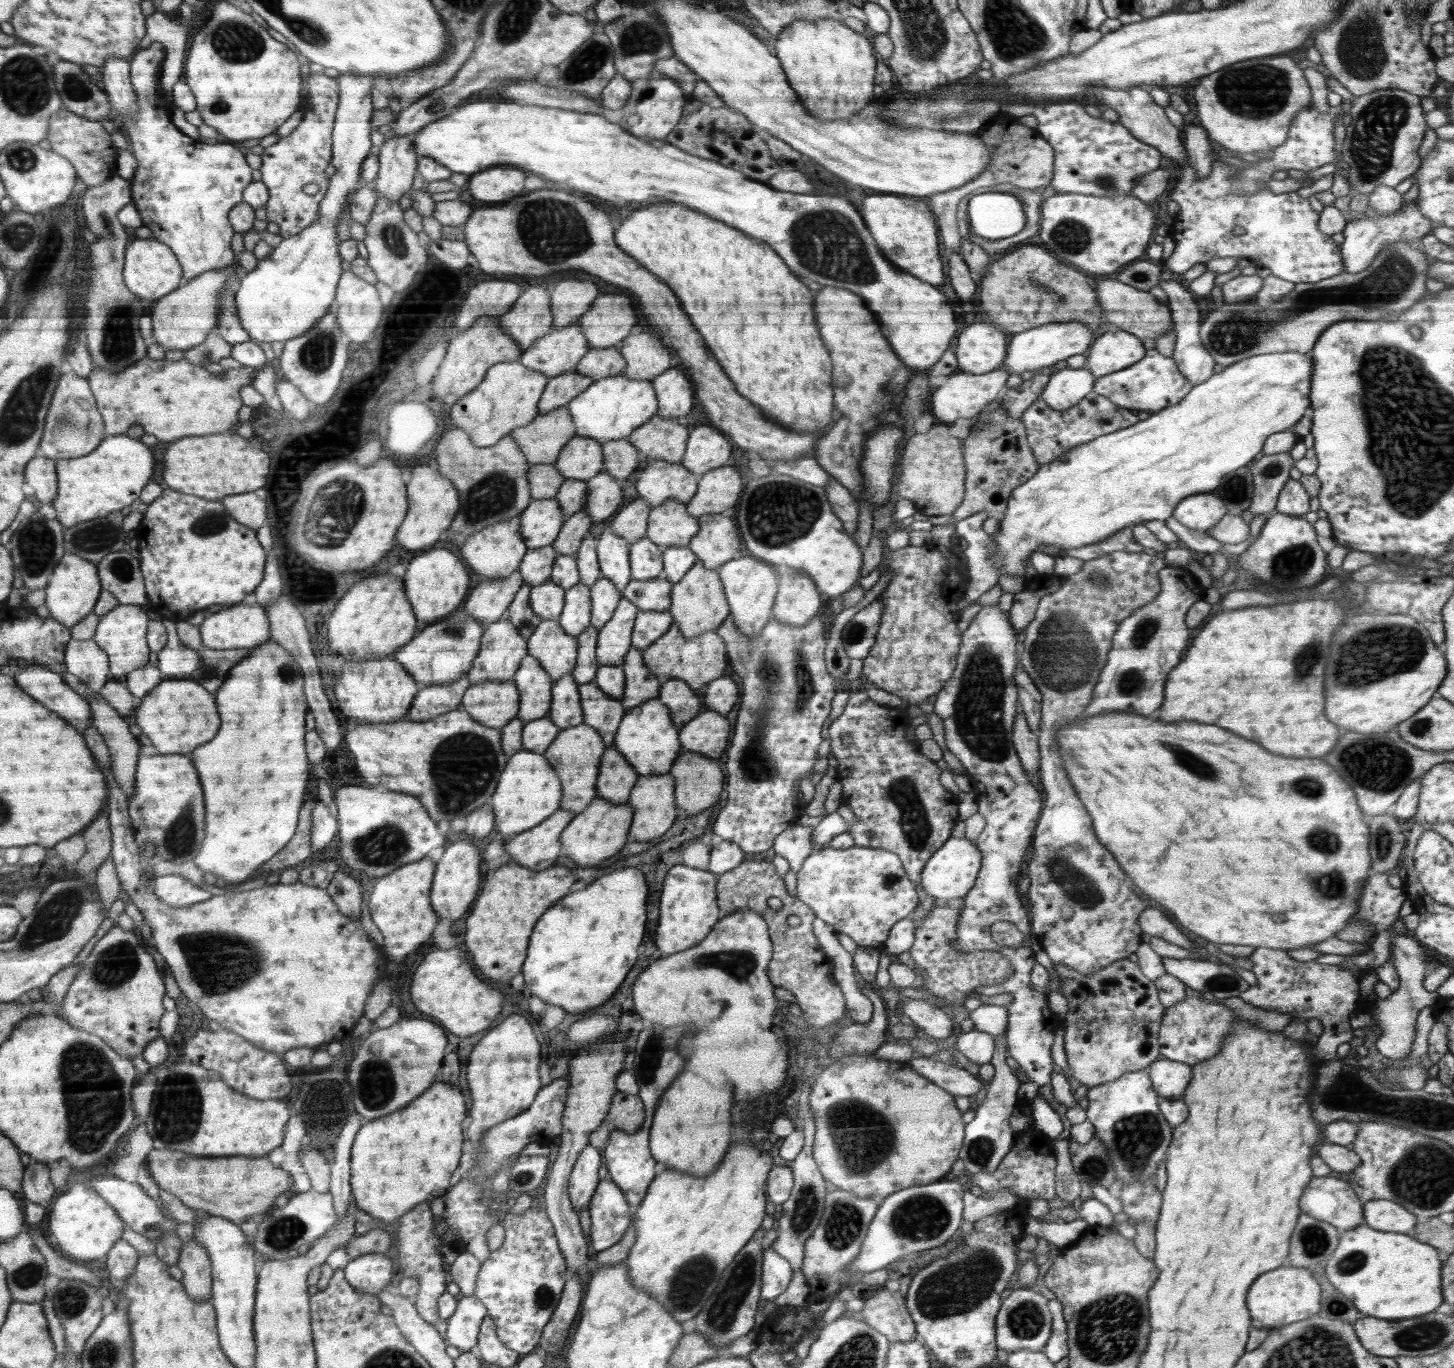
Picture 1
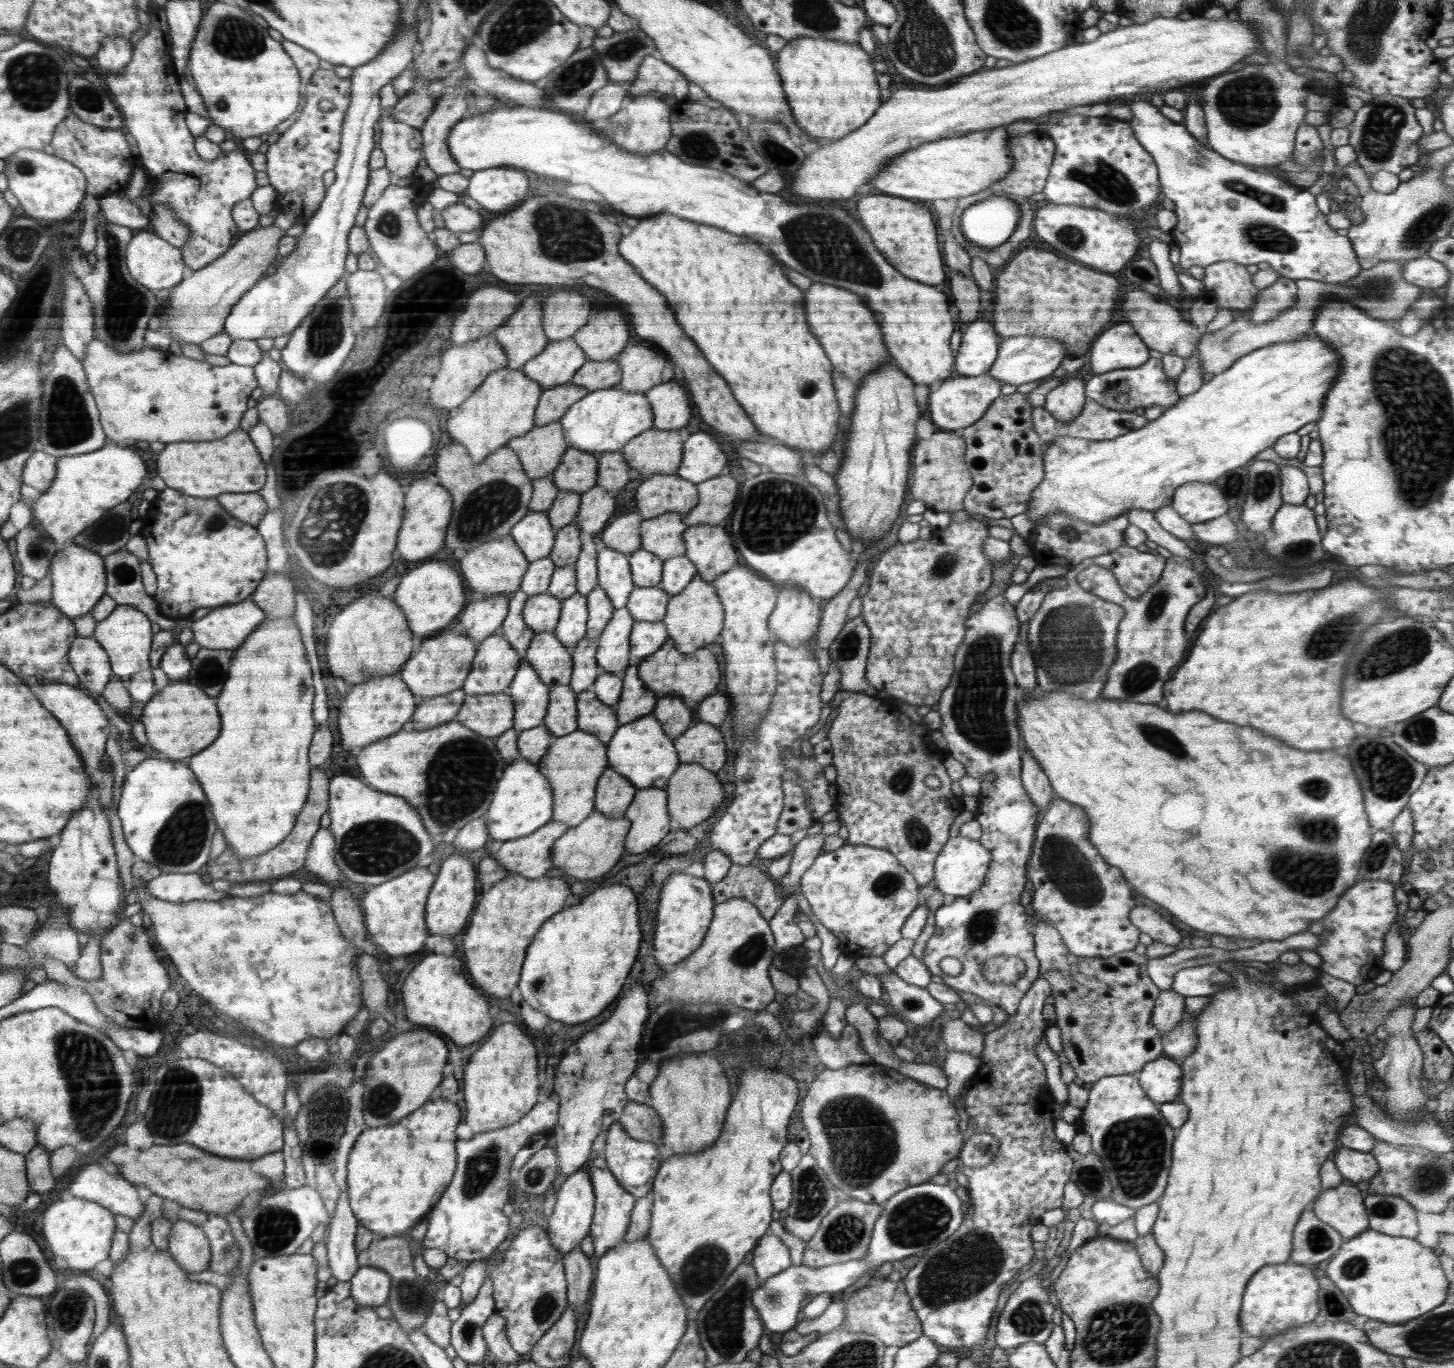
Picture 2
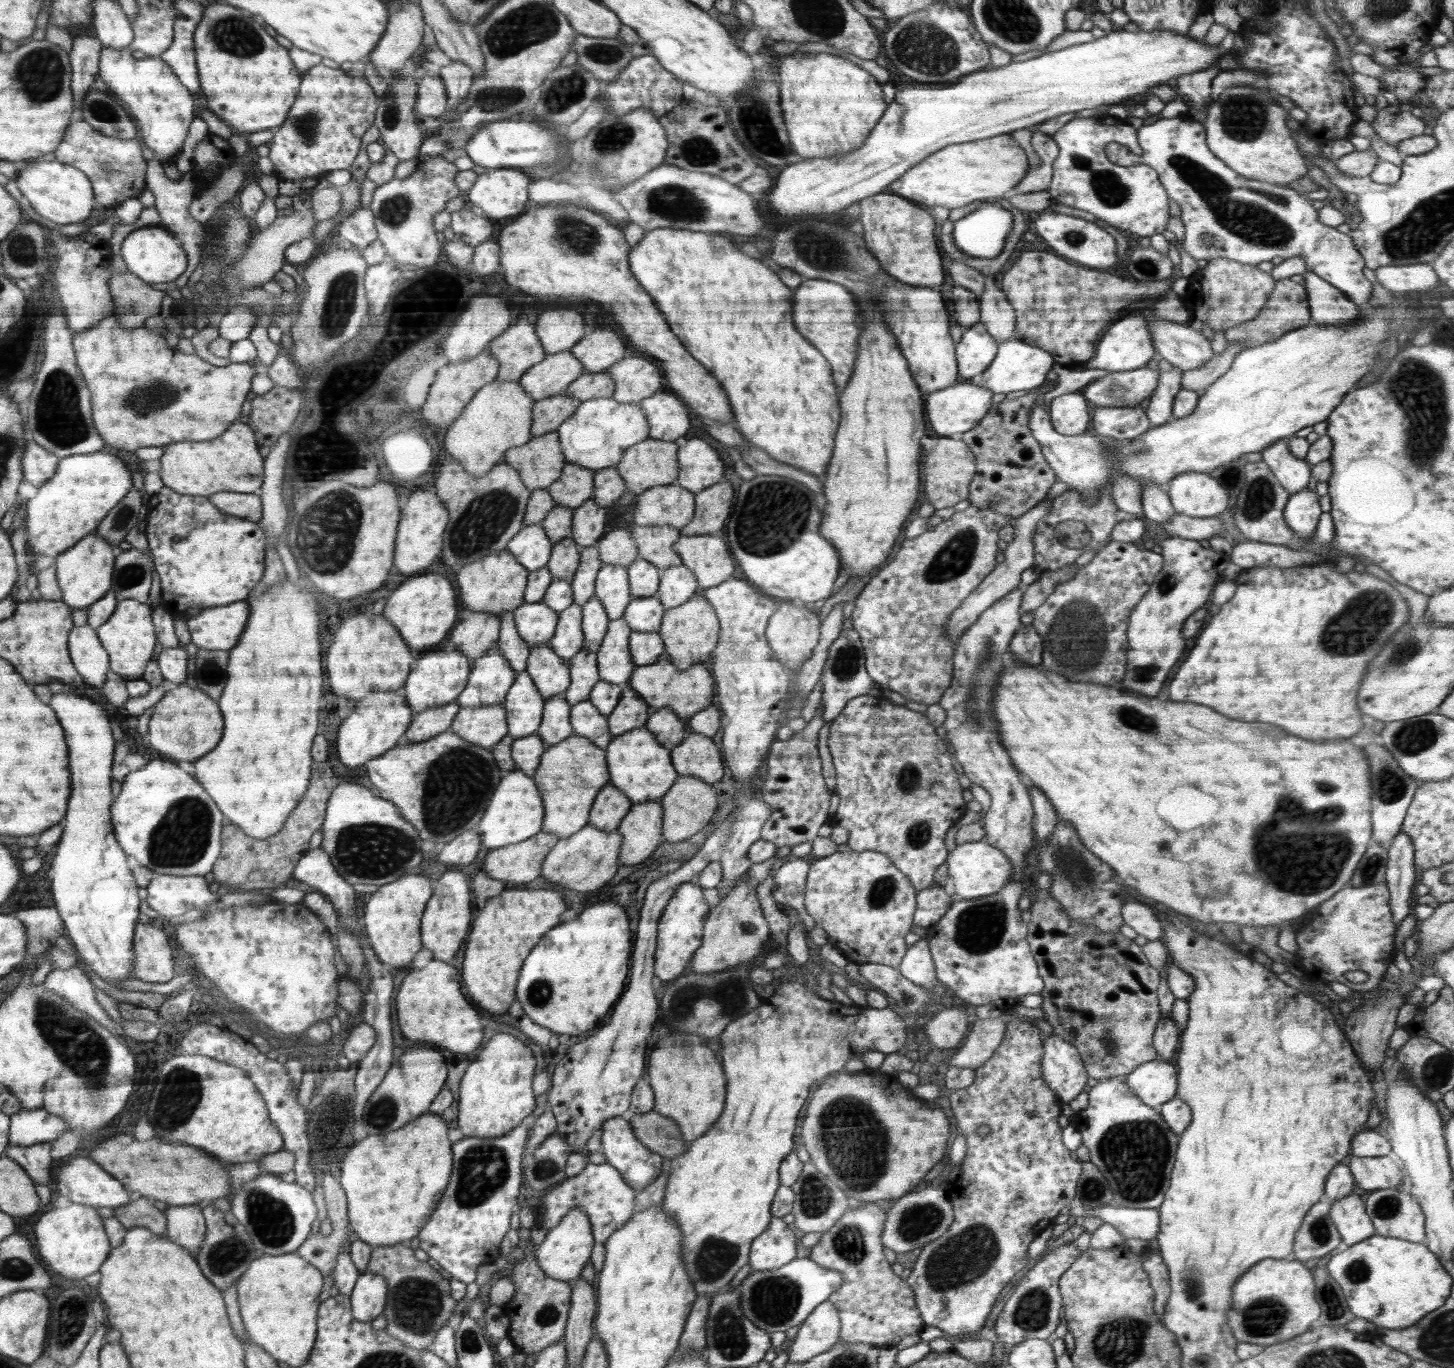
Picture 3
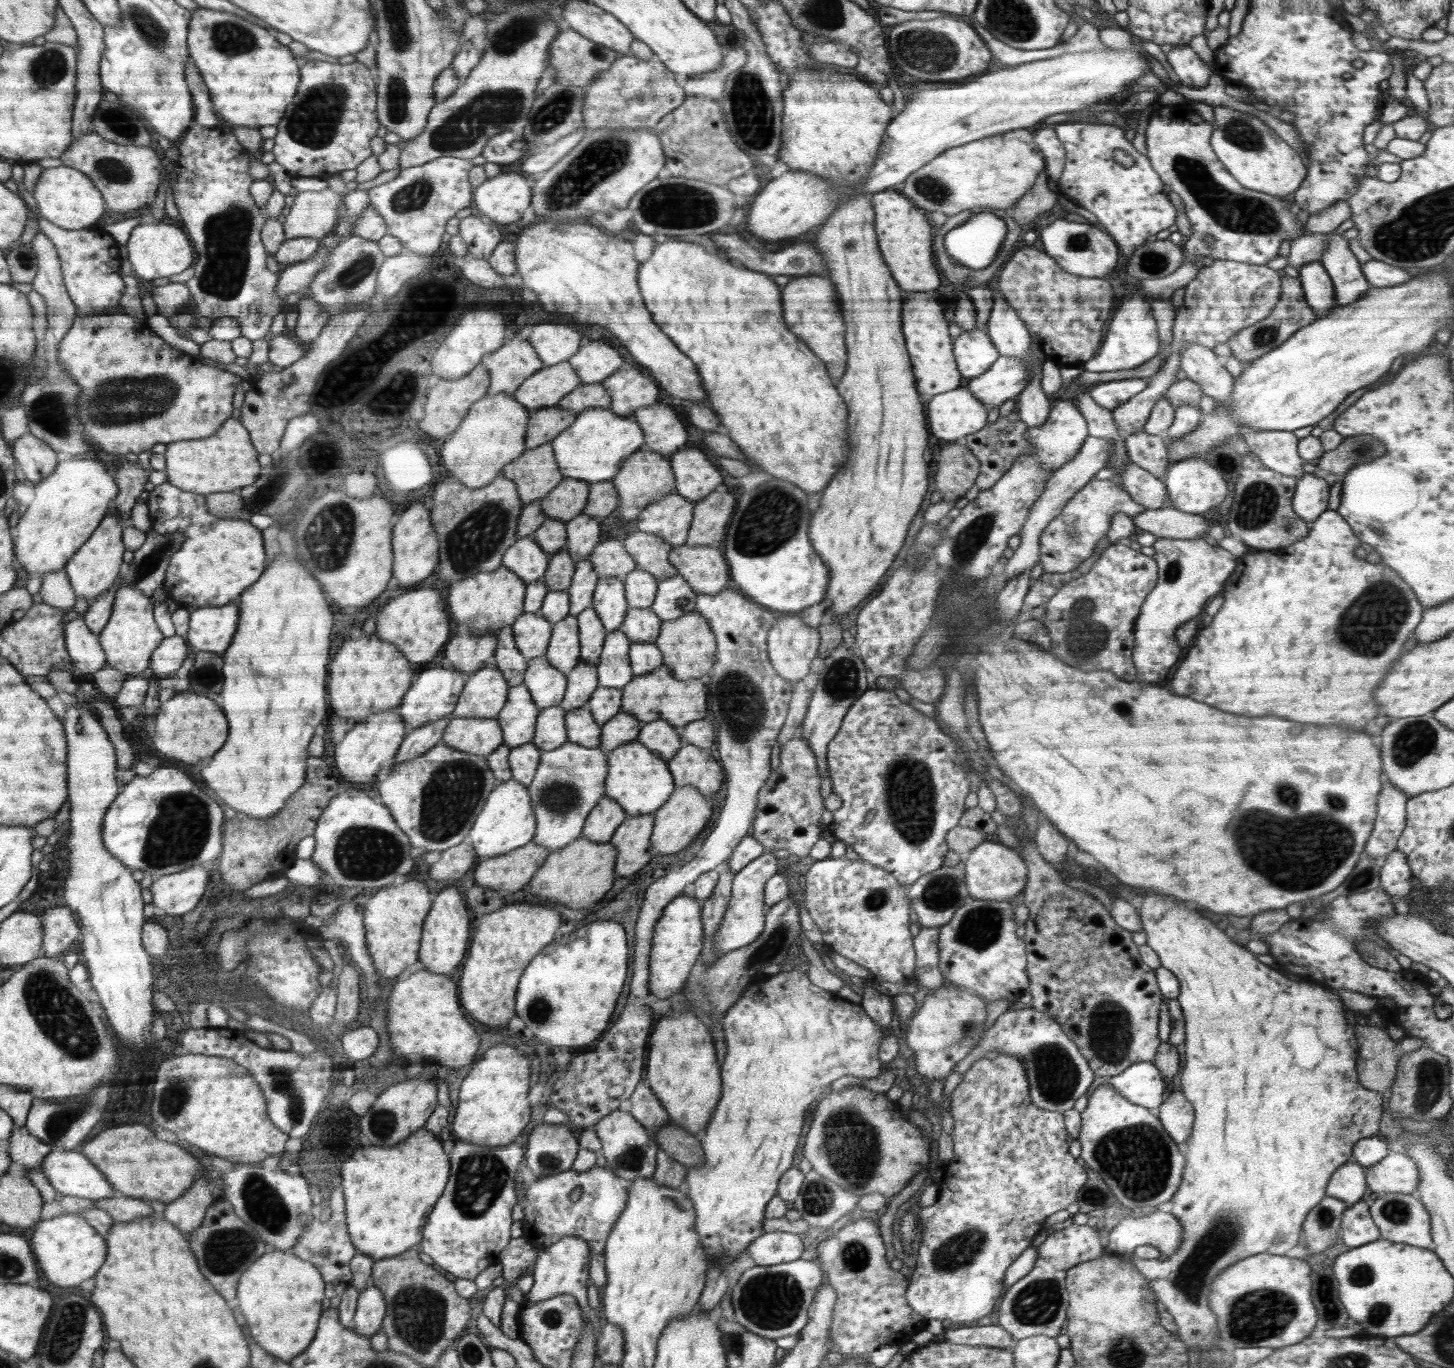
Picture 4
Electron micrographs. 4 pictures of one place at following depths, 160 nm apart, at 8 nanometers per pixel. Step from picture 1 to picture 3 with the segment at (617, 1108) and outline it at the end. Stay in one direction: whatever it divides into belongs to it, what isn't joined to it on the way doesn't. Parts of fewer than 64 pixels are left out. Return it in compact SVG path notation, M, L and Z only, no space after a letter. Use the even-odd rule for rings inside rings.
M654 1110L646 1114L635 1114L631 1118L631 1127L638 1139L652 1152L659 1152L670 1159L682 1155L690 1147L679 1125L671 1117Z

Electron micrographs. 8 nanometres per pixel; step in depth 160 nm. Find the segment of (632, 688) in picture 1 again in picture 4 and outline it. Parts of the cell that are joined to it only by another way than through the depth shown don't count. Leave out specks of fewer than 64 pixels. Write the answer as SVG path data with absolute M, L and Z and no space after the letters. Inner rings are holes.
M621 710L614 719L602 725L602 736L599 747L604 752L612 752L615 748L637 739L642 730L642 721L634 713Z

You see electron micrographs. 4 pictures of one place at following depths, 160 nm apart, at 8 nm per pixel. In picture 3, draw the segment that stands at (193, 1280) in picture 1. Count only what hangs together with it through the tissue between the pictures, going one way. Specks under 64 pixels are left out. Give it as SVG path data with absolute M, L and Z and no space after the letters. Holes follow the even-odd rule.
M184 1205L181 1208L167 1208L164 1213L167 1218L165 1234L177 1245L187 1249L198 1250L203 1240L206 1240L207 1230L202 1205Z

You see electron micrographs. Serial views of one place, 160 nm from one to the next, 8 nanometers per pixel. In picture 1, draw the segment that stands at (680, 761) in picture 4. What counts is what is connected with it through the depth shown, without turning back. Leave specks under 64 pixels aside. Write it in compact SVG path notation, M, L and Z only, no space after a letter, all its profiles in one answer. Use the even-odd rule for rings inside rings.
M704 709L696 718L679 728L682 750L700 752L714 760L720 759L728 746L730 730L732 726L723 713Z

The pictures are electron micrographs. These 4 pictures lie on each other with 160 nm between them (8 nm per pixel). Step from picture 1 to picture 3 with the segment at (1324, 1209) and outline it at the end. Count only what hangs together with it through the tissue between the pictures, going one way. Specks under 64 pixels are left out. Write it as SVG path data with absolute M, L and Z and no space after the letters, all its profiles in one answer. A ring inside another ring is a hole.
M1355 1193L1335 1200L1330 1207L1329 1217L1341 1236L1342 1248L1338 1250L1344 1250L1375 1234L1375 1228L1365 1209L1364 1197Z

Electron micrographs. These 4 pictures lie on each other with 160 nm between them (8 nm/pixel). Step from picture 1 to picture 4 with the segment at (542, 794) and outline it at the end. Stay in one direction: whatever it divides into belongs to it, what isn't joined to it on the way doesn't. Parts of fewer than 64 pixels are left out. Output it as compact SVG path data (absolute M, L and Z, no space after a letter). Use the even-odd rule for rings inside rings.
M510 778L496 786L471 831L472 836L468 834L467 838L480 860L506 854L530 843L537 831L537 821L526 785Z

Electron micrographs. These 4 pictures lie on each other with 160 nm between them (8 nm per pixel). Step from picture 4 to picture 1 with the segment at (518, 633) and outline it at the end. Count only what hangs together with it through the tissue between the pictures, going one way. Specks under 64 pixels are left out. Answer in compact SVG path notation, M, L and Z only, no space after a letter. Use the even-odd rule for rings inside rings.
M548 580L544 584L534 586L529 599L534 614L541 620L557 619L566 606L567 590Z

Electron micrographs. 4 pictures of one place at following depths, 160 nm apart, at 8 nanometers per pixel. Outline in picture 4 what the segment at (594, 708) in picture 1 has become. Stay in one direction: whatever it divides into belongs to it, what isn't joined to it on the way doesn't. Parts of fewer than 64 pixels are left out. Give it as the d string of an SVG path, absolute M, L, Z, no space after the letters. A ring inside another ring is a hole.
M588 703L566 712L565 725L568 741L588 748L596 748L601 743L602 725L595 720Z

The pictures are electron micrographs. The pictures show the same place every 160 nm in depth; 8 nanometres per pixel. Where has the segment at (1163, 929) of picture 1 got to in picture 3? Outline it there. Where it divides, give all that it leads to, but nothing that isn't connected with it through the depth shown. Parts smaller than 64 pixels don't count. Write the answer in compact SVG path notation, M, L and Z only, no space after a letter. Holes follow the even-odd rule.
M1128 902L1121 911L1124 923L1133 928L1139 935L1148 941L1162 940L1163 919L1149 904Z

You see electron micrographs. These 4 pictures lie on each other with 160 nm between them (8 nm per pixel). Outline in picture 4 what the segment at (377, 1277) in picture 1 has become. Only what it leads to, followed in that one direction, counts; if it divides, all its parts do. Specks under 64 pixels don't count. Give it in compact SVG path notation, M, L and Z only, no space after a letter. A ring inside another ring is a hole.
M372 1283L364 1289L364 1292L359 1293L357 1309L352 1322L352 1328L356 1332L371 1338L381 1329L382 1318L386 1318L384 1312L387 1312L384 1297L384 1292Z

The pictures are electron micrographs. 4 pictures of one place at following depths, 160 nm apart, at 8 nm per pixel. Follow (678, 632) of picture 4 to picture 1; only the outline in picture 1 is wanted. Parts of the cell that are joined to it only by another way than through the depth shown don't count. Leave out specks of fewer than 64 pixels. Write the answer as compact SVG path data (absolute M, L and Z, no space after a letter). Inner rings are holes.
M697 560L694 566L686 571L682 580L673 584L669 611L673 624L677 624L680 632L687 638L696 638L705 632L716 631L730 615L730 604L717 569L708 569Z

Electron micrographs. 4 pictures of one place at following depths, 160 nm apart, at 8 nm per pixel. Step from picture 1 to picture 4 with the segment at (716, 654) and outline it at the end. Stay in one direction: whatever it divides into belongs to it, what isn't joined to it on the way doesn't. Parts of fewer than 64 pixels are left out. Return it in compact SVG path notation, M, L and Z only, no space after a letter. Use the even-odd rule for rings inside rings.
M664 665L648 674L634 676L627 687L623 688L622 710L634 713L642 724L651 723L653 720L668 720L680 731L688 723L706 718L704 714L708 705L706 686L700 682L700 678L680 680Z

